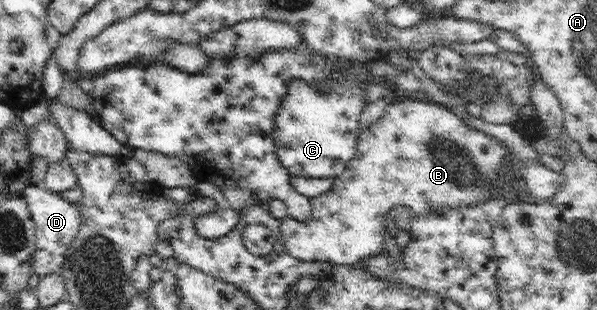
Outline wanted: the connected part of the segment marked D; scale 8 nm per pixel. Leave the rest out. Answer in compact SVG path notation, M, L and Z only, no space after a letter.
M27 186L23 189L22 195L27 200L27 205L36 227L36 251L33 253L31 261L33 272L39 274L39 279L53 272L61 272L64 265L65 252L69 249L79 231L79 227L81 227L81 210L79 210L79 206L71 201L67 201L61 194L50 192L46 187L41 186Z

